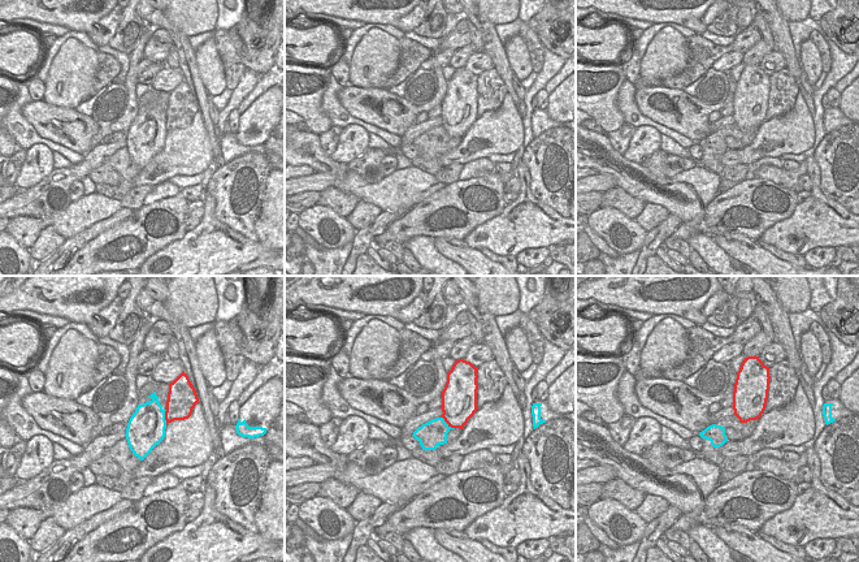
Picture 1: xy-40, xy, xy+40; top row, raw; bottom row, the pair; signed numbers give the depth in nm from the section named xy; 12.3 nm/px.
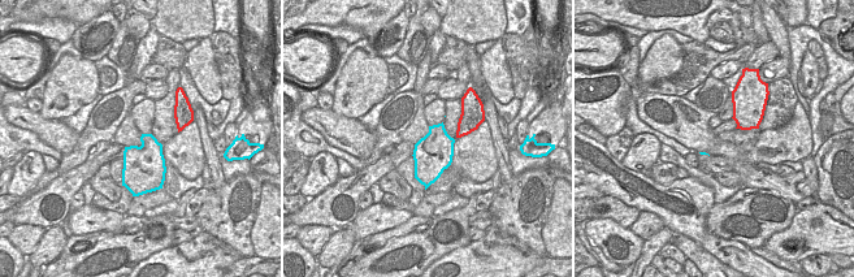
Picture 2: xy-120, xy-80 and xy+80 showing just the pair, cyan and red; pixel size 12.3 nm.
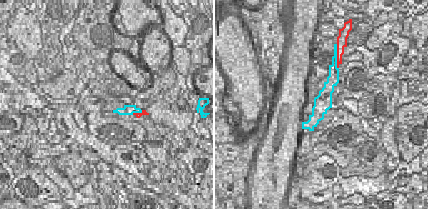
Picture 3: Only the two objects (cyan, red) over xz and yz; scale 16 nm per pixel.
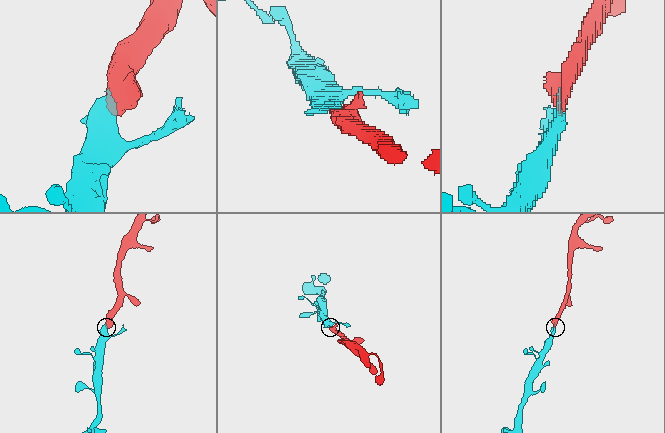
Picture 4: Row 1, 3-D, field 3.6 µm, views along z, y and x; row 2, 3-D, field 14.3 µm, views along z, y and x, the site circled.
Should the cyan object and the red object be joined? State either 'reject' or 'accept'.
accept

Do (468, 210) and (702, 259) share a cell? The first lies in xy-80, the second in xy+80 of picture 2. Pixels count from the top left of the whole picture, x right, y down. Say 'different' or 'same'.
same

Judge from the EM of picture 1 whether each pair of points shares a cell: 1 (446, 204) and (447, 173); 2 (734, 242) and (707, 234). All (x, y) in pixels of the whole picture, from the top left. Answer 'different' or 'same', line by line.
1: different
2: different

